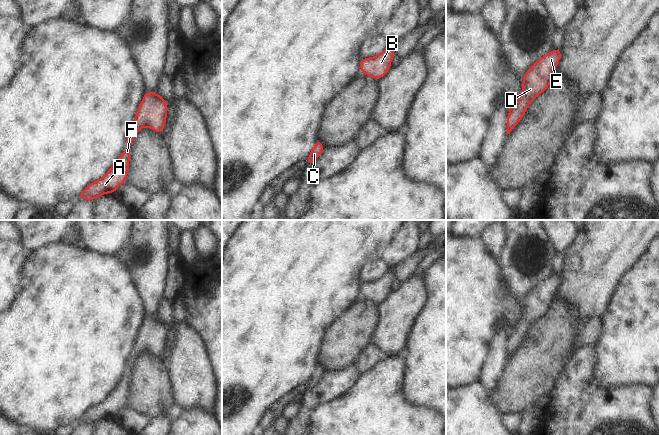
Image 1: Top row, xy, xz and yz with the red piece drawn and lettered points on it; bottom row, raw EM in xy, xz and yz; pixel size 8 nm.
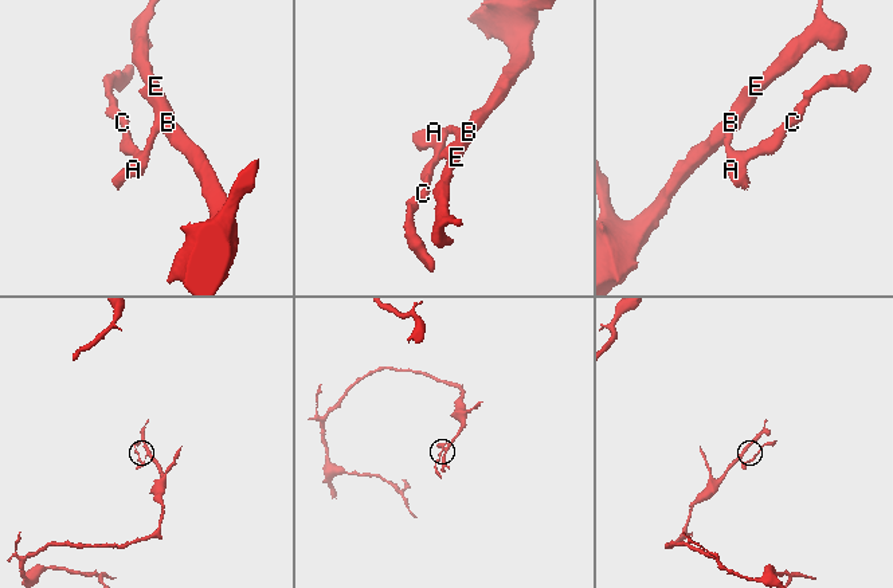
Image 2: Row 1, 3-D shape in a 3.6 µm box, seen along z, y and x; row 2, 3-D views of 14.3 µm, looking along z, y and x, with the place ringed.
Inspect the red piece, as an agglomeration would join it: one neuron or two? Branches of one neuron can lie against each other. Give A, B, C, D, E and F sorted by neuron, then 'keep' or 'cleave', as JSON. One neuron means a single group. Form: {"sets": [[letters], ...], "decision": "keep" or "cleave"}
{"sets": [["A", "B", "C", "D", "E", "F"]], "decision": "keep"}

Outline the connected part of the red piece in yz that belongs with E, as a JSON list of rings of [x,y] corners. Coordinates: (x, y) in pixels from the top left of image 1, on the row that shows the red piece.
[[[551,50],[532,65],[523,75],[522,92],[519,98],[509,107],[507,115],[507,135],[523,118],[530,103],[547,90],[561,58],[562,50]]]

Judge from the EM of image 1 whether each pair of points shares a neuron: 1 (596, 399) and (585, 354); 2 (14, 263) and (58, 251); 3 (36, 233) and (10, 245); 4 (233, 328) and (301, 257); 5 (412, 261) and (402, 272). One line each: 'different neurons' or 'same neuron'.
1: same neuron
2: different neurons
3: different neurons
4: same neuron
5: same neuron

